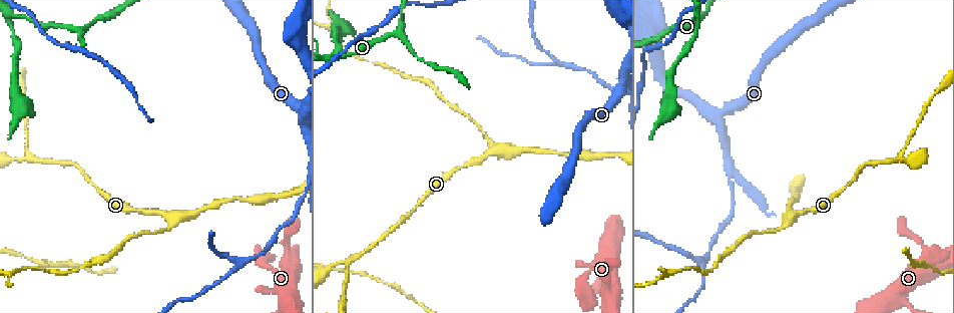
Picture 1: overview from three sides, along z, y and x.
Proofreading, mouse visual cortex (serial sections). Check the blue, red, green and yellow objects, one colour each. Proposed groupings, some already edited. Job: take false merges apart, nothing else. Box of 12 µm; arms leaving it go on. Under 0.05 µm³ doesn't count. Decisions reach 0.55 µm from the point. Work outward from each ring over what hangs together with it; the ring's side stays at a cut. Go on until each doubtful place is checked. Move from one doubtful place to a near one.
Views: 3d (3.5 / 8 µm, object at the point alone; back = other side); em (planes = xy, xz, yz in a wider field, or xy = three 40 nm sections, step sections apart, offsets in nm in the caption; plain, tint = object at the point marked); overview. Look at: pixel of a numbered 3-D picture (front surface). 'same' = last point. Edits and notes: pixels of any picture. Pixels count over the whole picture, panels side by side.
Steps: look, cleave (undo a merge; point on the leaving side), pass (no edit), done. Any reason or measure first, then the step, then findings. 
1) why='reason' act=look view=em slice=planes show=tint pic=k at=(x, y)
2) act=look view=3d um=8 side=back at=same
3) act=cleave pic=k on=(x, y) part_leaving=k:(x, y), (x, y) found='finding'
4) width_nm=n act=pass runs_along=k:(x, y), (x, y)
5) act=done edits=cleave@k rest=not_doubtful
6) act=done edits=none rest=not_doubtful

why='three-way junction' act=look view=3d um=3.5 pic=1 at=(12, 18)

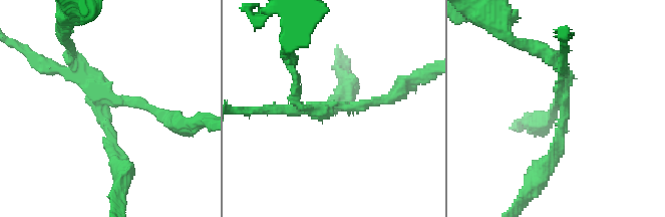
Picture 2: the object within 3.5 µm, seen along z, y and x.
arms=3 arm_widths_nm=150,150,150 act=look view=em slice=planes show=tint pic=2 at=(558, 98)

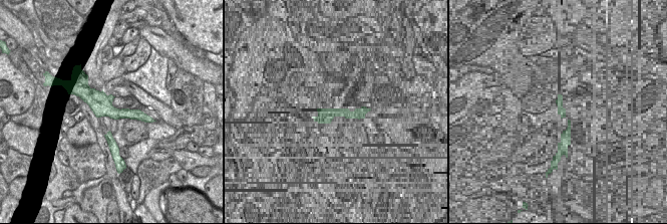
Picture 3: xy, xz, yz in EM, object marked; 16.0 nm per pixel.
act=cleave pic=2 on=(109, 138) part_leaving=2:(104, 99), (119, 183) found='a second cell is stuck on'

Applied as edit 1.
why='three-way junction' act=look view=3d um=3.5 pic=1 at=(665, 274)

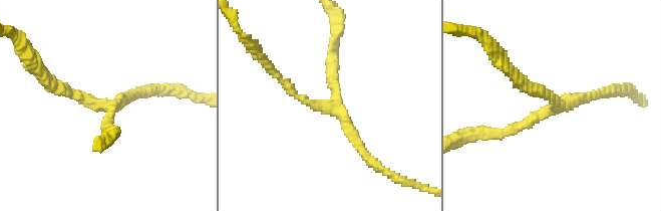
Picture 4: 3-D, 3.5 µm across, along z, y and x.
arms=3 arm_widths_nm=150,150,150 act=look view=em slice=planes show=tint pic=4 at=(335, 109)

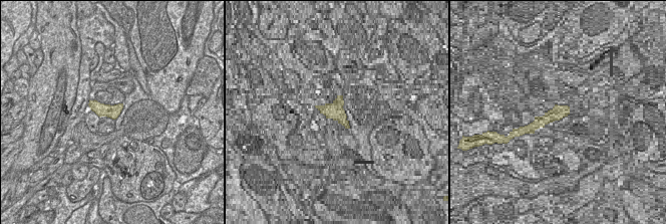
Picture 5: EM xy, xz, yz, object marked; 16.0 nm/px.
why='another direction' act=look view=em slice=xy step=3 show=tint at=same

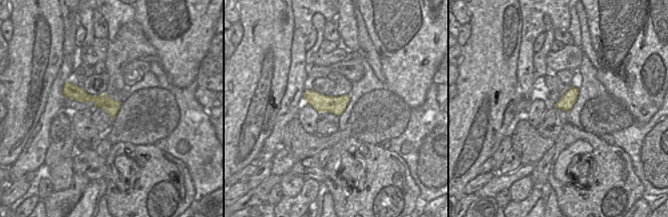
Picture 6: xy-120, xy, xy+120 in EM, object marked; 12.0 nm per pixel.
act=pass runs_along=6:(71, 93), (117, 105) found='one cell here'

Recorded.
act=look view=overview

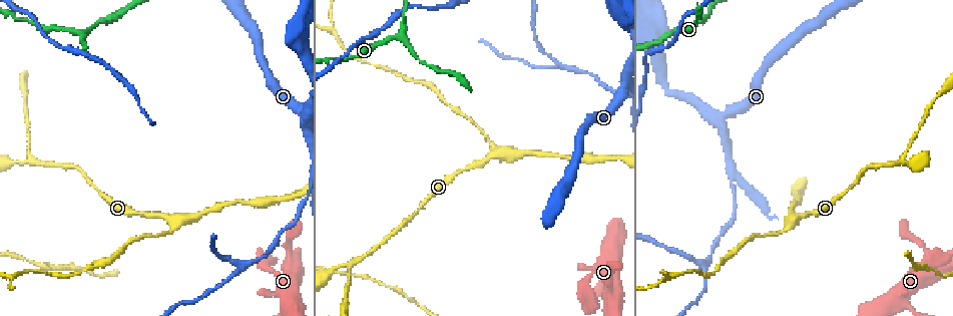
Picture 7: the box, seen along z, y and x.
why='three-way junction' act=look view=3d um=8 pic=7 at=(354, 263)

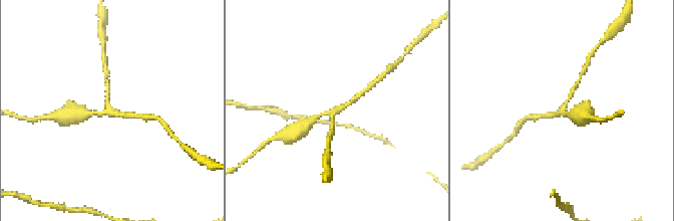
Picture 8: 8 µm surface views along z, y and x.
act=look view=3d um=3.5 pic=8 at=(335, 111)

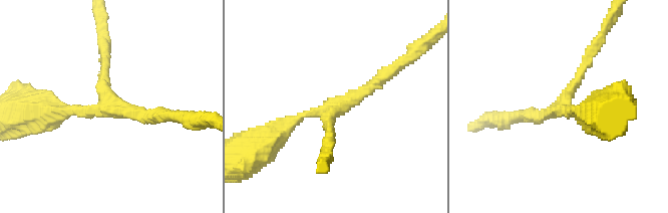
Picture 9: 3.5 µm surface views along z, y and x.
why='shape alone is not enough' act=look view=em slice=planes show=tint pic=9 at=(115, 107)

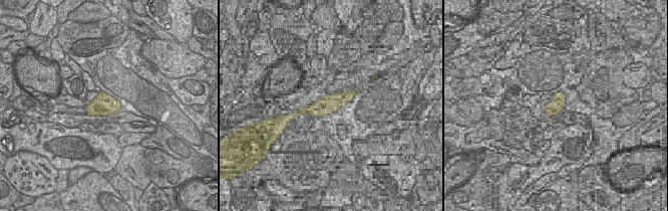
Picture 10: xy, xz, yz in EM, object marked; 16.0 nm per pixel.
width_nm=360 act=pass runs_along=9:(396, 65), (279, 132) found='continuous, no second cell'

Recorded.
why='three-way junction' act=look view=3d um=3.5 pic=7 at=(703, 267)

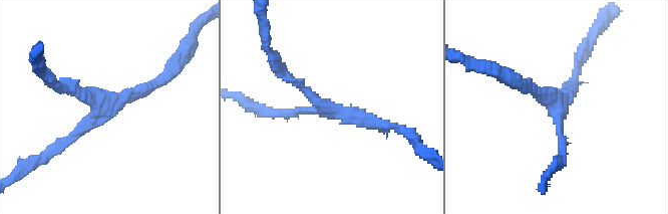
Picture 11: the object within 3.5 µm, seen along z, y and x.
act=look view=em slice=xy step=1 show=plain pic=11 at=(104, 107)

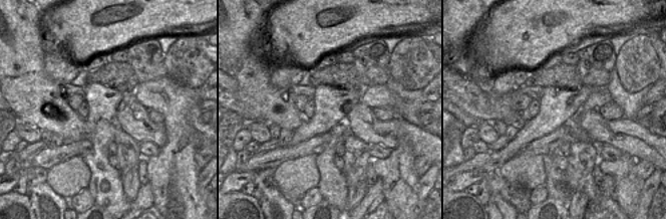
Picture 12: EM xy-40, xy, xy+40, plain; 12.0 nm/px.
why='with the object marked' act=look view=em slice=xy step=1 show=tint at=same

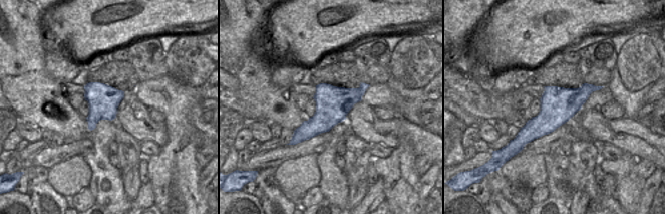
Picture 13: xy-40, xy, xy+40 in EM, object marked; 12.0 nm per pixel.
arm_widths_nm=150,150,200 act=pass runs_along=11:(386, 126), (328, 111), (281, 71) found='all the same cell'

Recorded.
act=done edits=cleave@2 rest=not_doubtful

